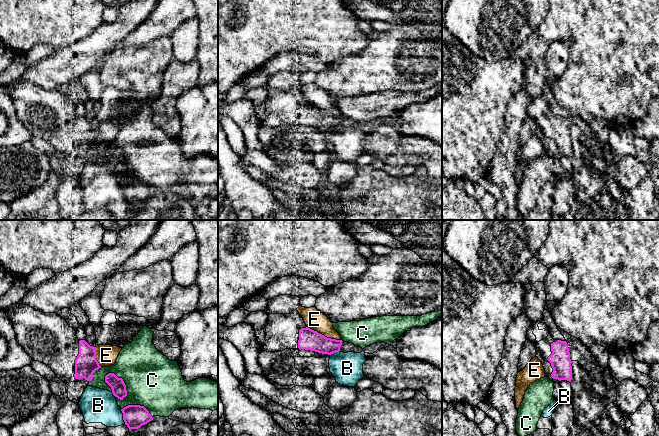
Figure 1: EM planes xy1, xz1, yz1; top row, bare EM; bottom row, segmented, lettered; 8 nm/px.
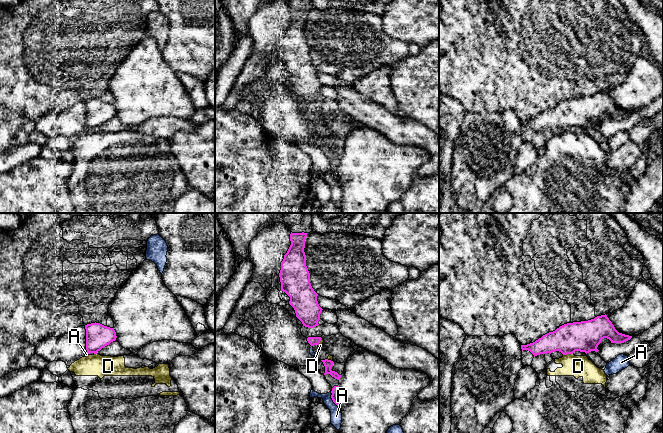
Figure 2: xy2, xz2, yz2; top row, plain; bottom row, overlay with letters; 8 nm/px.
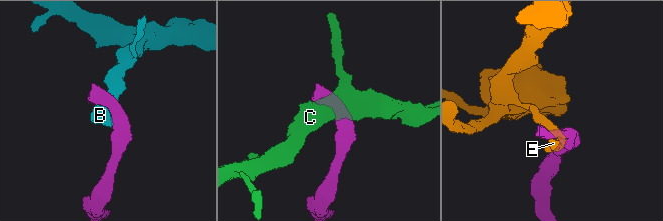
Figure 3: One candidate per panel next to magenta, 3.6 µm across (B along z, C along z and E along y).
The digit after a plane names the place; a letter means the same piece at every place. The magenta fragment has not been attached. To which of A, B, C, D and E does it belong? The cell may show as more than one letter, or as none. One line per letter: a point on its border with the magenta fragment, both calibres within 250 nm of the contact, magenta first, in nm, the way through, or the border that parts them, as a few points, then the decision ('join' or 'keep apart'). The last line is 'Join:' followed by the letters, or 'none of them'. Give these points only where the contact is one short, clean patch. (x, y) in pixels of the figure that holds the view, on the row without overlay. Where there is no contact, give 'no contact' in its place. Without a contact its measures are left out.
A: contact xz2 (332, 175); calibres 50 and 100 nm; keep apart
B: contact xy1 (123, 193); calibres 190 and 280 nm; keep apart
C: contact xy1 (123, 158); calibres 120 and 440 nm; keep apart
D: contact yz2 (567, 129); calibres 260 and 180 nm; border yz2 (572, 129), (563, 131); keep apart
E: contact xz1 (323, 111); calibres 160 and 160 nm; border xz1 (307, 102), (327, 113), (341, 116); keep apart
Join: none of them

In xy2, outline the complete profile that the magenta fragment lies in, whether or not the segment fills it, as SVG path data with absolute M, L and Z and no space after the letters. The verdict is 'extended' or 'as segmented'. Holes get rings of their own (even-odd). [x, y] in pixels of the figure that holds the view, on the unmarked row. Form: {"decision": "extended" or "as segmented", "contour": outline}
{"decision": "as segmented", "contour": "M100 99L85 101L87 130L97 130L105 122L115 117L117 112L114 104L104 102Z"}

